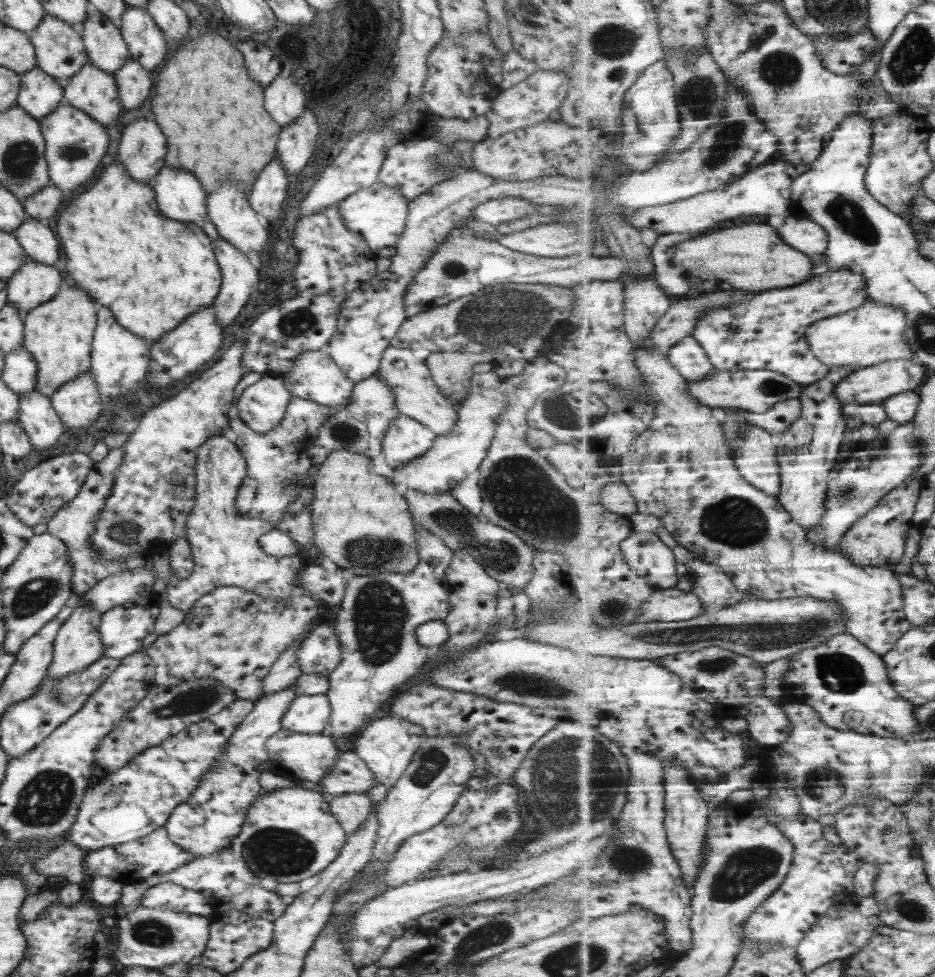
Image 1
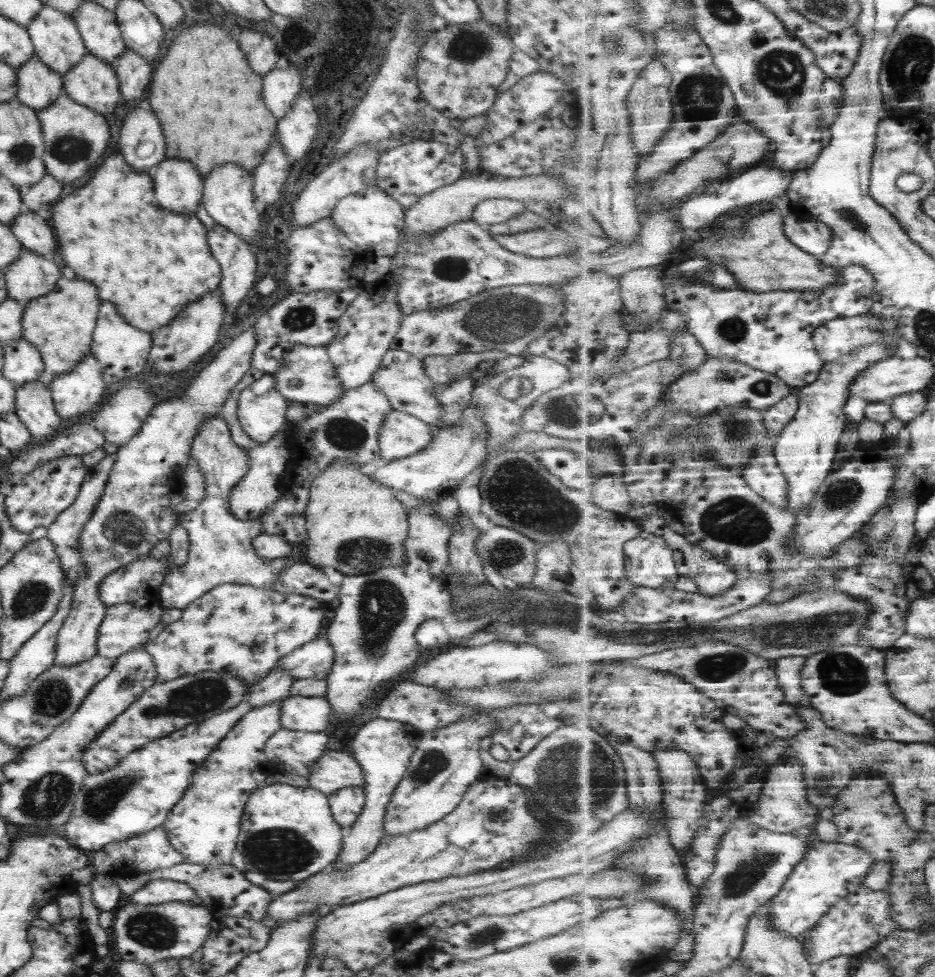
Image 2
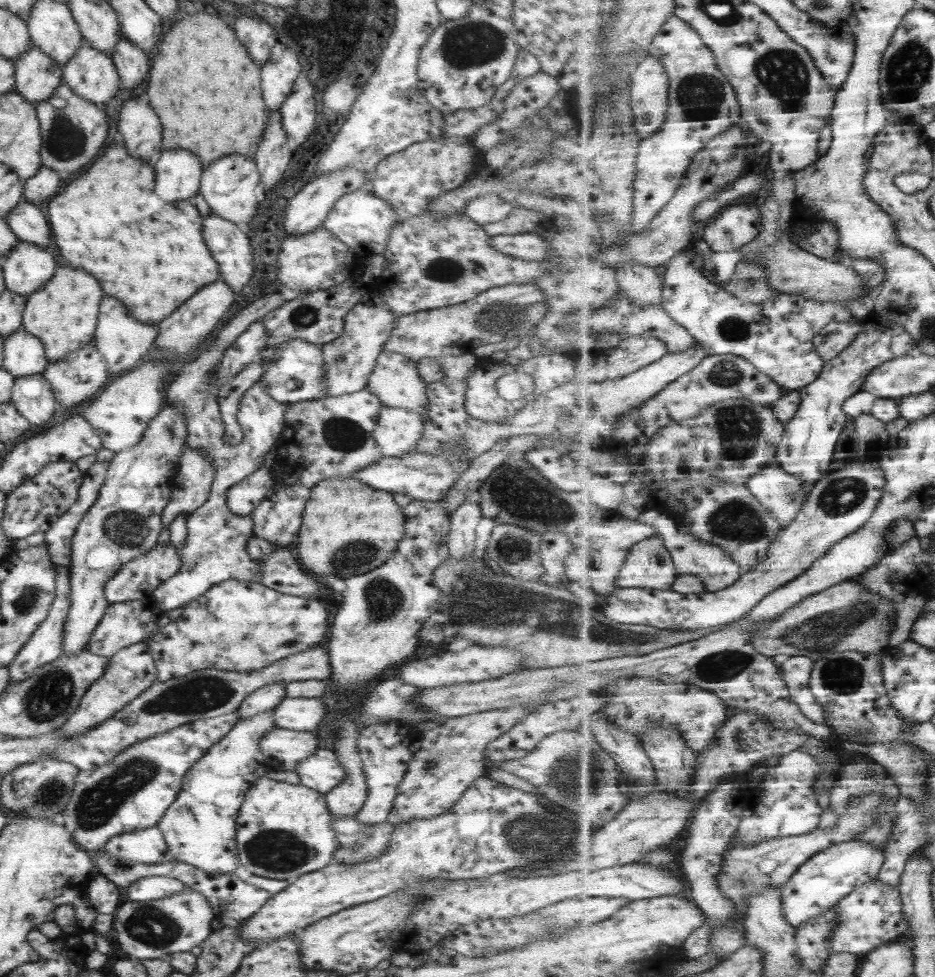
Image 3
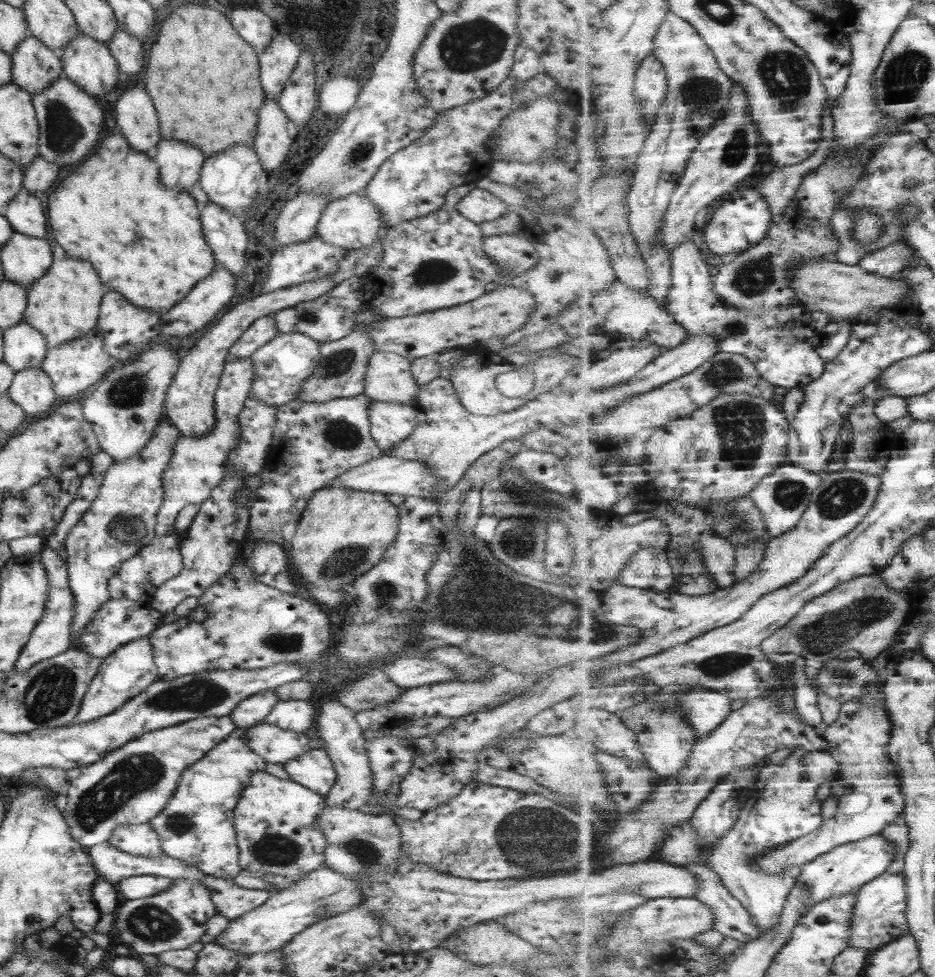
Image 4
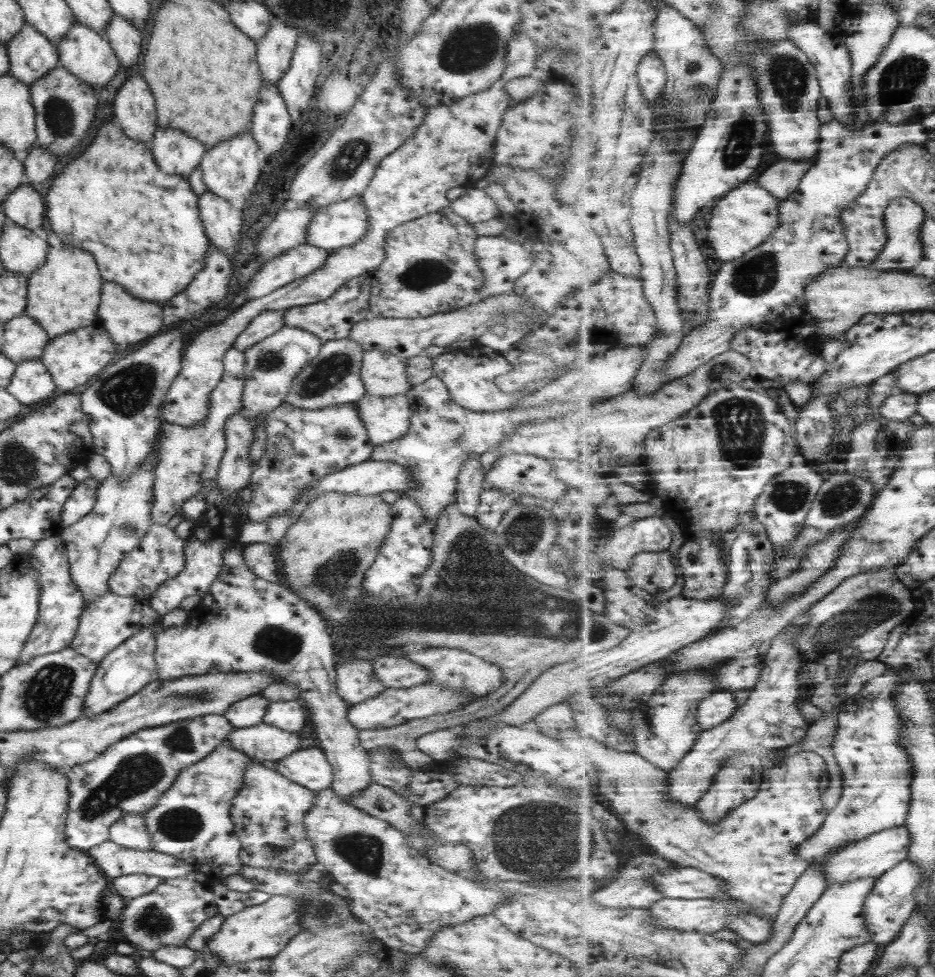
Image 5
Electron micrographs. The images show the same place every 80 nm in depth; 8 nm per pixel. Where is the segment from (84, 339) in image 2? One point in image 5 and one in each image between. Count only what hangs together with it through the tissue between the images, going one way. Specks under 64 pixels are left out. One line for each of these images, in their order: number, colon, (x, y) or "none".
3: (62, 314)
4: (62, 304)
5: (62, 295)

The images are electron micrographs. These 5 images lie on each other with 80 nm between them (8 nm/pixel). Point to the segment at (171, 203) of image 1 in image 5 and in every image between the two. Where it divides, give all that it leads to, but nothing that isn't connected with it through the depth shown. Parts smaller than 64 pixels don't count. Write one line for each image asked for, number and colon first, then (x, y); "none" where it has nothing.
2: (177, 187)
3: (177, 173)
4: (179, 165)
5: (175, 153)

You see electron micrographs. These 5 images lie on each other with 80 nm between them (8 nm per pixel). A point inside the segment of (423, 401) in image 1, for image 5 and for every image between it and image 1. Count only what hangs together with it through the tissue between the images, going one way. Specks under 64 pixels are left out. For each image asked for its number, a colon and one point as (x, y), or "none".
2: (400, 377)
3: (394, 381)
4: (387, 379)
5: (382, 374)

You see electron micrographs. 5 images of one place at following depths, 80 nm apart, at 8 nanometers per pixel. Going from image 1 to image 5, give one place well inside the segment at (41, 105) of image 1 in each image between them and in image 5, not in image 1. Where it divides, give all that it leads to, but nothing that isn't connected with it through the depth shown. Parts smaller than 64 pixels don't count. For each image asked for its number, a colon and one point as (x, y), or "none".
2: (37, 86)
3: (36, 76)
4: (33, 66)
5: (30, 56)

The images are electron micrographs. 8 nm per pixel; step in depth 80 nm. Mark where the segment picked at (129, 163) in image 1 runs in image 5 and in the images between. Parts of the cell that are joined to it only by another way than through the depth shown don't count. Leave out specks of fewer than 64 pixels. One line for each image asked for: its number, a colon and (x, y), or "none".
2: (140, 143)
3: (140, 133)
4: (136, 122)
5: (133, 110)

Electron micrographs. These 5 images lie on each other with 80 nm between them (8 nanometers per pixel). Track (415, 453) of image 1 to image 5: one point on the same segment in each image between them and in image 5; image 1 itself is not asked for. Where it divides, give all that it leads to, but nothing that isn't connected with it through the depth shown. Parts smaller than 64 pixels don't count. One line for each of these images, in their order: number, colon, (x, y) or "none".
2: (400, 435)
3: (396, 431)
4: (390, 423)
5: (385, 419)

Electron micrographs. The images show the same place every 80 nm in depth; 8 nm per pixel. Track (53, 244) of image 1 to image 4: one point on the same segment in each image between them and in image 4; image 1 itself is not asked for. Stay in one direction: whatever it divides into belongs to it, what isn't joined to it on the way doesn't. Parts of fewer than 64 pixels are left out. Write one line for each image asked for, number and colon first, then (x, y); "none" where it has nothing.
2: (33, 233)
3: (27, 222)
4: (24, 213)

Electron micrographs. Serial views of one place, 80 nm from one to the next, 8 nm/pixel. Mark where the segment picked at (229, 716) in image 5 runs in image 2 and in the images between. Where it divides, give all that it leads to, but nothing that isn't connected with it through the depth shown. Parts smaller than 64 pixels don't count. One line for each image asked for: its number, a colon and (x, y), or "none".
2: (274, 686)
3: (265, 698)
4: (252, 710)

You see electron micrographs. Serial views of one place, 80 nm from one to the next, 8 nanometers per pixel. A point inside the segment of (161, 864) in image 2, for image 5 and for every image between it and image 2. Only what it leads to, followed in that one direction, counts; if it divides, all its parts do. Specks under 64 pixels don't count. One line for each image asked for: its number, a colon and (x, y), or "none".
3: (145, 845)
4: (136, 839)
5: (129, 831)

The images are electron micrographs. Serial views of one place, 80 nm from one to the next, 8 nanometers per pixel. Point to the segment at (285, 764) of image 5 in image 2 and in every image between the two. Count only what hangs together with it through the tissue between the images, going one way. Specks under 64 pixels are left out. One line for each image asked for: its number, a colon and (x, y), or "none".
2: (336, 770)
3: (321, 771)
4: (312, 770)

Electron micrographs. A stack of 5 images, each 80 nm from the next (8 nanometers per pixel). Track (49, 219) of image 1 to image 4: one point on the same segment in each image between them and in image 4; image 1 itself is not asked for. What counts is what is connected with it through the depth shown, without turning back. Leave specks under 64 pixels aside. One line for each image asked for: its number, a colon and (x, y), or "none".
2: (39, 198)
3: (43, 184)
4: (39, 175)

